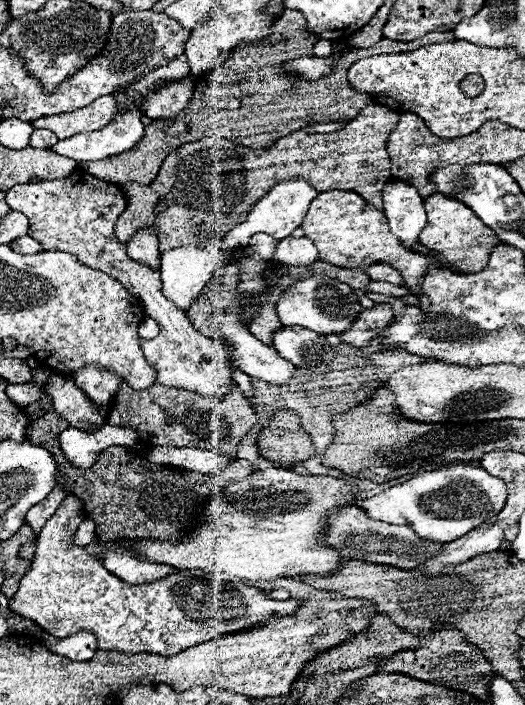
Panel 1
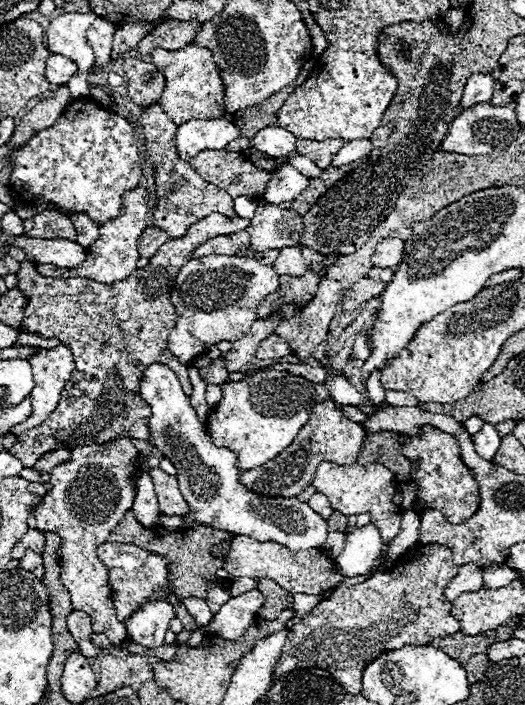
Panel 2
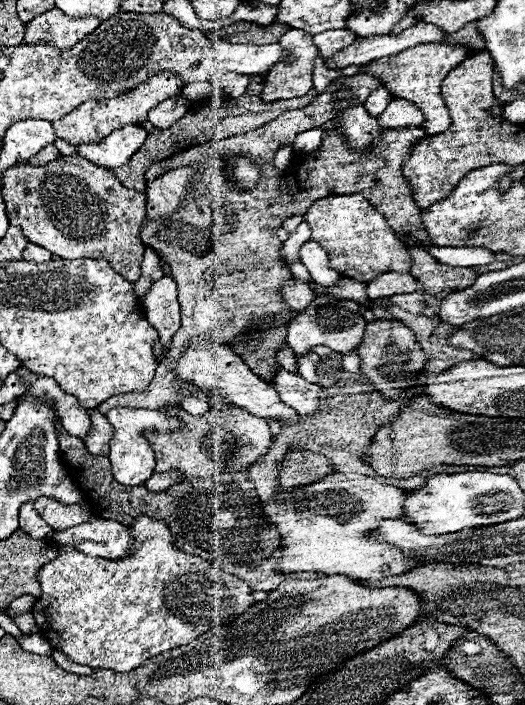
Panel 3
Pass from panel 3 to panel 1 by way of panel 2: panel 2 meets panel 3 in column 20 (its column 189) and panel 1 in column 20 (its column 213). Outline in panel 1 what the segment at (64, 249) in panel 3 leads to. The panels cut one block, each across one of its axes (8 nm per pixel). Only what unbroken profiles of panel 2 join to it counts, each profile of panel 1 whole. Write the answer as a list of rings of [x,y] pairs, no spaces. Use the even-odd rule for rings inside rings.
[[[76,168],[70,176],[62,180],[42,180],[18,184],[6,192],[8,206],[30,220],[30,236],[36,238],[44,250],[50,252],[68,252],[76,254],[86,266],[94,270],[104,270],[120,280],[134,296],[138,296],[144,304],[148,316],[152,316],[160,324],[160,336],[154,340],[140,340],[140,348],[148,360],[156,368],[156,384],[182,388],[188,392],[196,392],[202,396],[222,398],[232,392],[234,380],[232,358],[228,350],[200,334],[184,310],[176,308],[162,294],[160,274],[150,270],[148,266],[132,260],[126,254],[126,246],[118,242],[114,234],[116,218],[126,208],[126,194],[120,186],[112,182],[104,182],[94,178],[82,168]]]

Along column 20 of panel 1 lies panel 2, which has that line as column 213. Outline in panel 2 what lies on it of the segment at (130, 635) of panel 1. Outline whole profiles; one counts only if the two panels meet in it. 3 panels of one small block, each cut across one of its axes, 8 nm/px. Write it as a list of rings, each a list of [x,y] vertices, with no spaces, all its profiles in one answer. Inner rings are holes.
[[[208,580],[208,596],[206,596],[206,602],[212,610],[212,614],[216,614],[220,610],[220,606],[224,602],[228,602],[232,596],[230,596],[230,582],[226,580]]]

